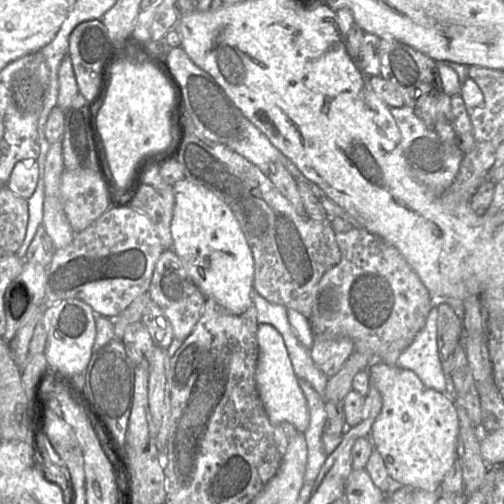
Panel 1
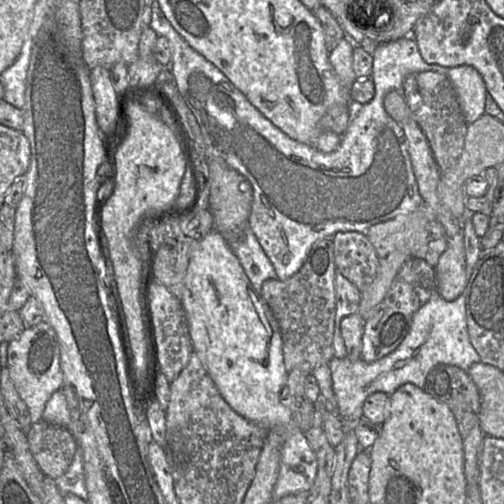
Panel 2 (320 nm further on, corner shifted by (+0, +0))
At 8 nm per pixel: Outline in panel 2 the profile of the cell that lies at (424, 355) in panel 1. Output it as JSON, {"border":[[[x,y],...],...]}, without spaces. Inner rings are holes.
{"border":[[[436,290],[430,299],[421,306],[413,315],[409,331],[400,345],[383,358],[368,363],[358,358],[351,360],[348,357],[342,359],[332,358],[329,362],[333,390],[337,403],[337,414],[346,424],[354,424],[363,417],[363,403],[374,392],[393,394],[400,386],[412,383],[424,389],[428,373],[438,364],[457,366],[468,372],[469,368],[480,362],[480,356],[473,347],[467,327],[466,298],[460,295],[453,301],[445,300]]]}

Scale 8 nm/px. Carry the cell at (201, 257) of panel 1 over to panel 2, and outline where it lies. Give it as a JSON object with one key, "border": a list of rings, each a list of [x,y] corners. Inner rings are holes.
{"border":[[[212,230],[202,240],[193,244],[181,303],[194,352],[201,359],[224,400],[245,419],[269,428],[283,427],[286,431],[278,478],[273,491],[274,500],[310,489],[318,470],[317,458],[304,432],[293,421],[290,409],[282,404],[280,399],[288,372],[283,360],[283,341],[279,324],[266,301],[254,290],[238,258],[219,232]]]}

